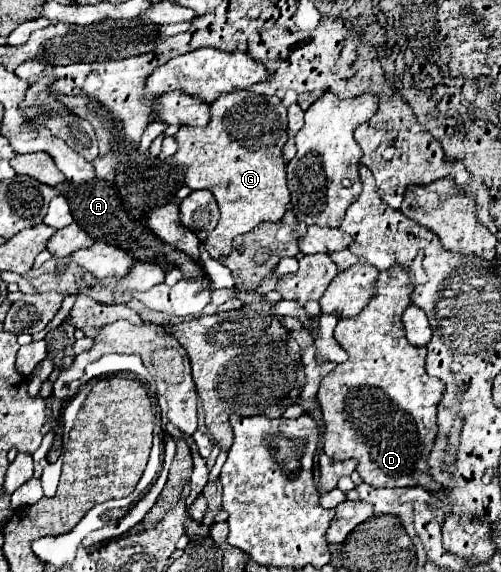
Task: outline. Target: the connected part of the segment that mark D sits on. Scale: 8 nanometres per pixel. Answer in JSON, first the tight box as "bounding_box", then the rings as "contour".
{"bounding_box":[317,266,445,492],"contour":[[[391,266],[391,270],[381,270],[375,280],[375,296],[369,304],[353,318],[339,320],[335,336],[349,352],[349,360],[337,364],[331,374],[321,382],[317,400],[323,412],[323,450],[335,460],[355,458],[357,472],[371,486],[421,486],[431,492],[441,488],[433,484],[427,474],[427,458],[437,434],[435,408],[445,390],[439,378],[429,378],[425,372],[425,348],[411,346],[405,338],[401,324],[401,312],[411,304],[411,280],[401,266]]]}

